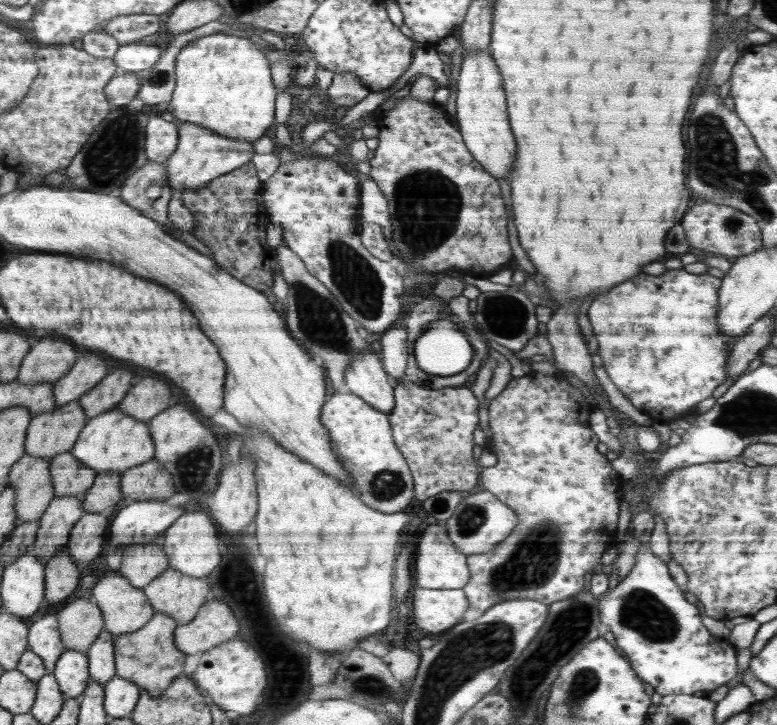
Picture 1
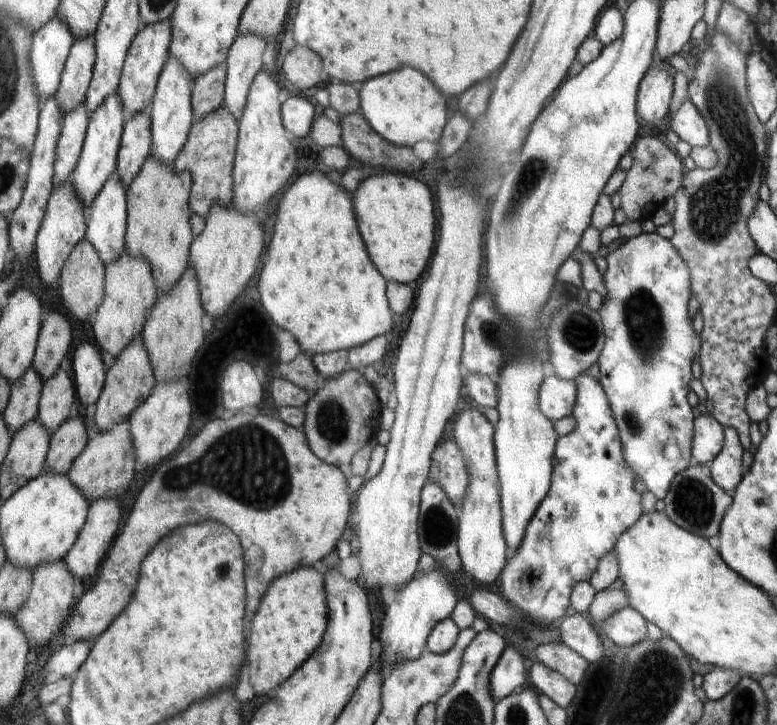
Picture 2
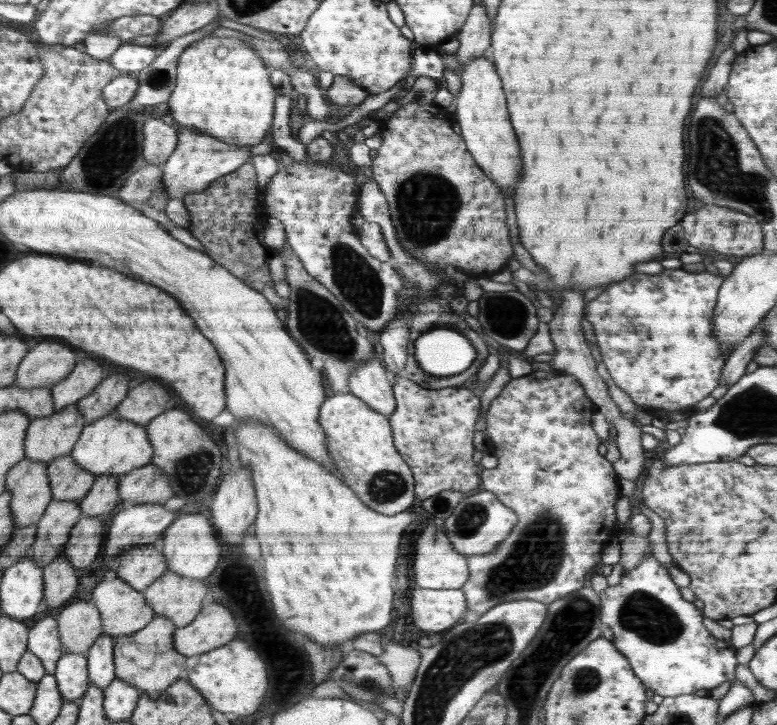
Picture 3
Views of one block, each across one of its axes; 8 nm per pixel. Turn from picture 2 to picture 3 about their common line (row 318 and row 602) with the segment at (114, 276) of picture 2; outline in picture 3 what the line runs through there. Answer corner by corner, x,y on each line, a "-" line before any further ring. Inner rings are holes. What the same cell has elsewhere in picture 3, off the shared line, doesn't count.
122,578
102,579
93,592
92,600
103,618
103,634
113,640
138,633
156,615
143,591
136,590

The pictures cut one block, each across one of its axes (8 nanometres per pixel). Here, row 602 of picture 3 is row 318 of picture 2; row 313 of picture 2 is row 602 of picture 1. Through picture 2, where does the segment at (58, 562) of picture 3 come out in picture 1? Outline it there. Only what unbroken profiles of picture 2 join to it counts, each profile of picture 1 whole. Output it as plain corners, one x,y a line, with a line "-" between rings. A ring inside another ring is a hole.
67,547
60,550
54,558
48,561
47,566
47,592
46,604
58,604
62,600
68,600
68,596
74,592
78,586
80,570
74,564
74,558
68,553

